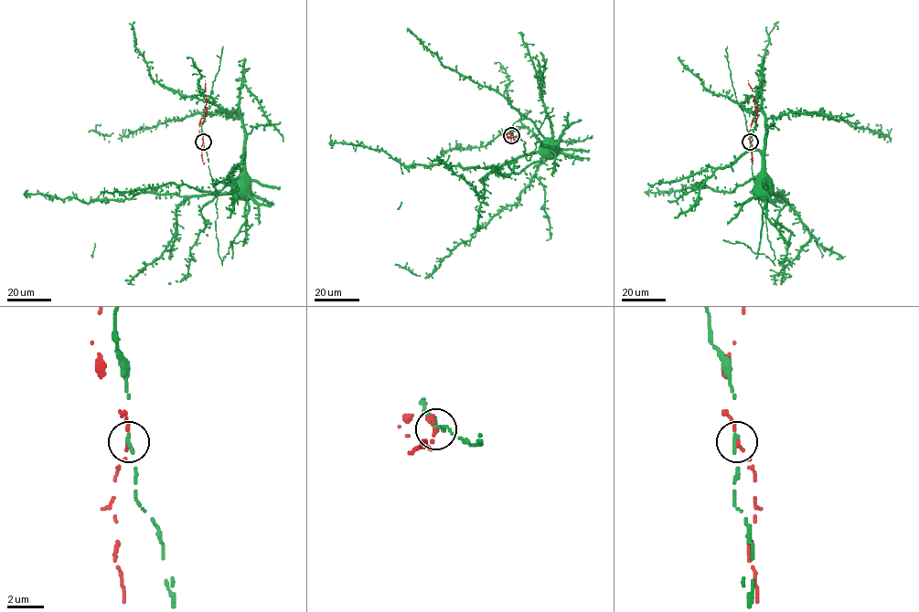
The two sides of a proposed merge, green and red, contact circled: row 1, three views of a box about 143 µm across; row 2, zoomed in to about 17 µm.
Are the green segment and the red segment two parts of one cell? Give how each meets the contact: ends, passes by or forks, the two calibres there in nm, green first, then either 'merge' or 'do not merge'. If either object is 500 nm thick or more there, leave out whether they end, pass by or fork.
green ends; red ends; calibres 240 and 280 nm; do not merge

